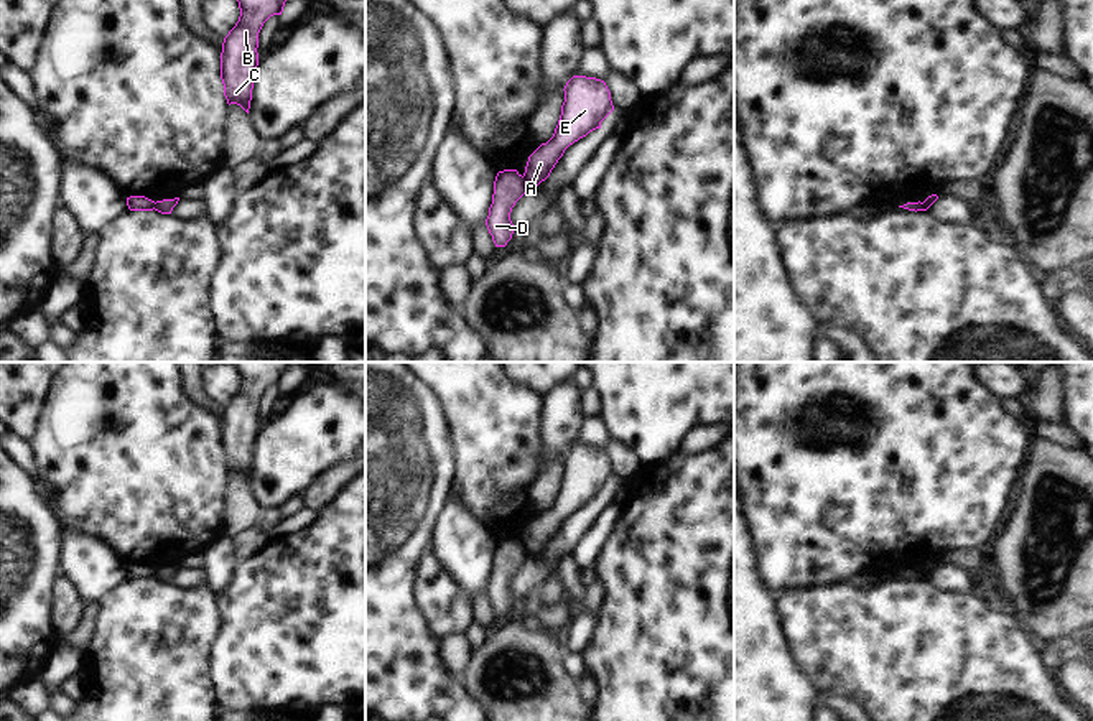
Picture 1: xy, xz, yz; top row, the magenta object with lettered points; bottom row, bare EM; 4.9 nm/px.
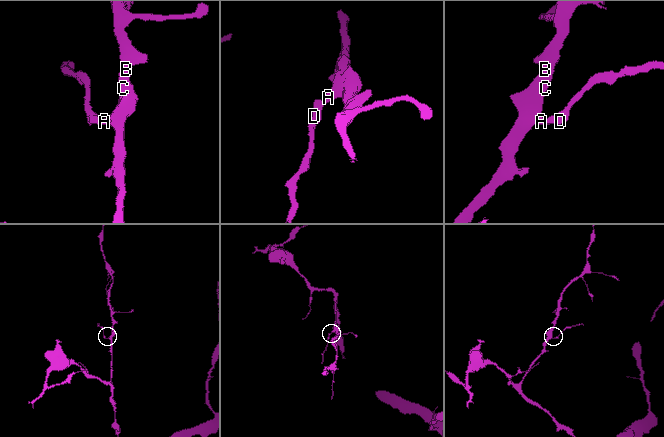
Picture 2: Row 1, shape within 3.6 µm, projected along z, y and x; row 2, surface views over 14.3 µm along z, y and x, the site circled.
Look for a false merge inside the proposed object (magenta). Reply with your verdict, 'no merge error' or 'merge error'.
merge error

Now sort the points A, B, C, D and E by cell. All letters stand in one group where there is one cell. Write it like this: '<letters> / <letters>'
A B C E / D

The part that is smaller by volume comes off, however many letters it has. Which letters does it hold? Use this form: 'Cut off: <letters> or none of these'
Cut off: D

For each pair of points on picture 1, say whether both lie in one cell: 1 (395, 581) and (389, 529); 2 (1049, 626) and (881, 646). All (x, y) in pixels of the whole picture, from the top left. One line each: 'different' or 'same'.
1: same
2: different

